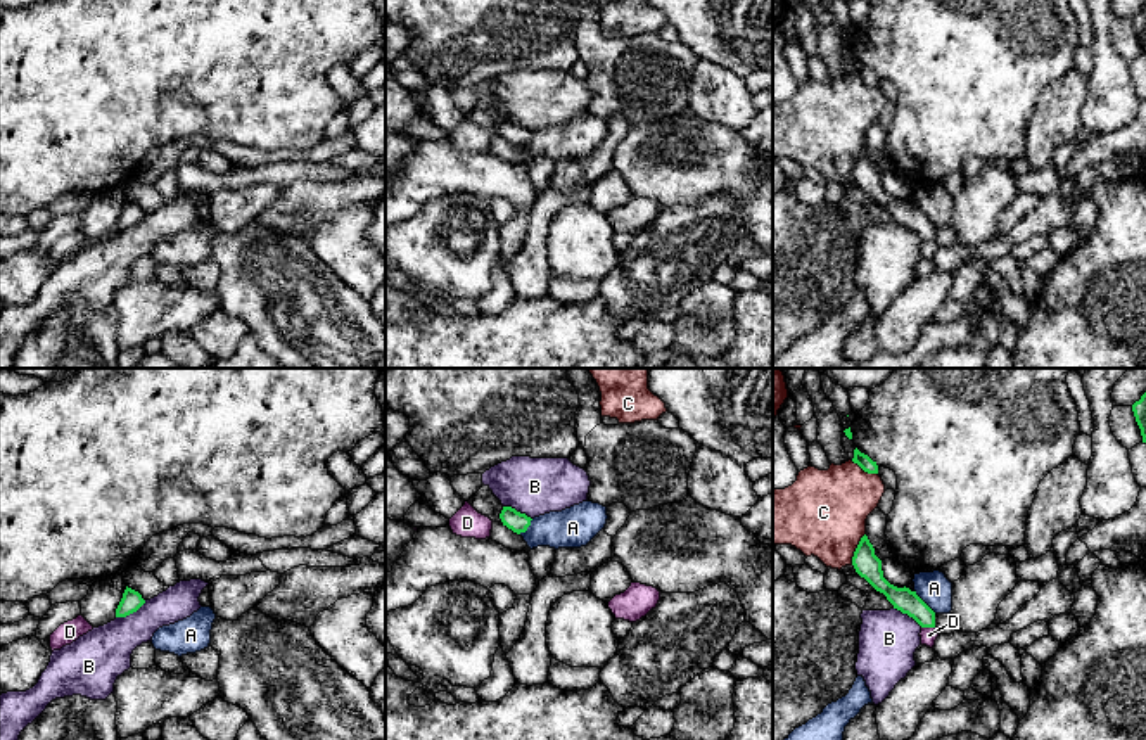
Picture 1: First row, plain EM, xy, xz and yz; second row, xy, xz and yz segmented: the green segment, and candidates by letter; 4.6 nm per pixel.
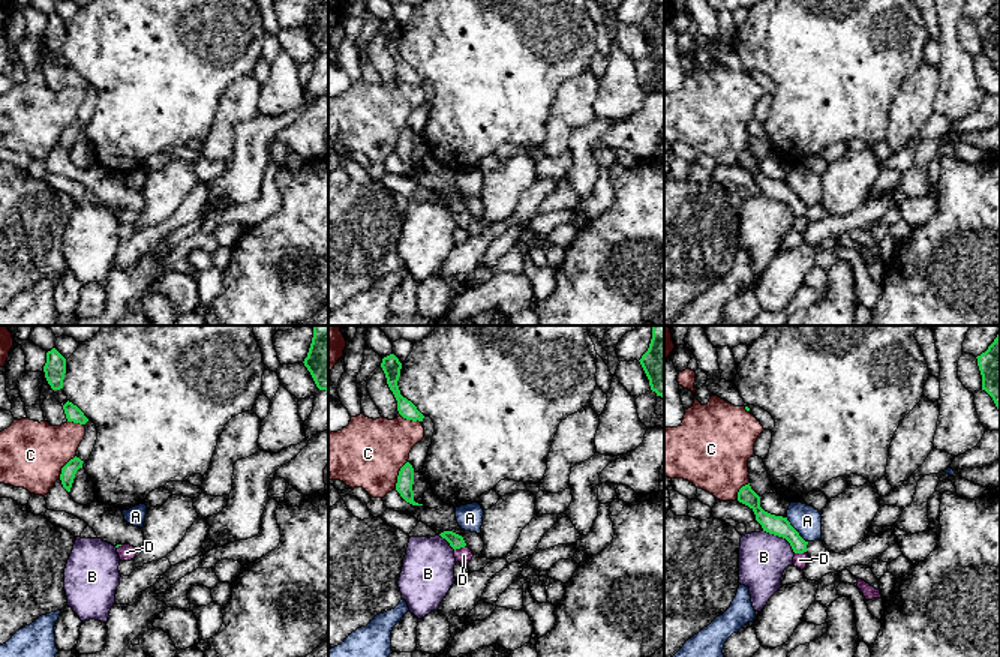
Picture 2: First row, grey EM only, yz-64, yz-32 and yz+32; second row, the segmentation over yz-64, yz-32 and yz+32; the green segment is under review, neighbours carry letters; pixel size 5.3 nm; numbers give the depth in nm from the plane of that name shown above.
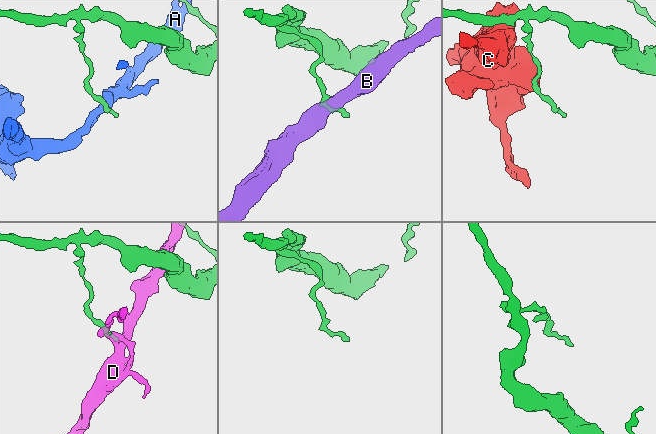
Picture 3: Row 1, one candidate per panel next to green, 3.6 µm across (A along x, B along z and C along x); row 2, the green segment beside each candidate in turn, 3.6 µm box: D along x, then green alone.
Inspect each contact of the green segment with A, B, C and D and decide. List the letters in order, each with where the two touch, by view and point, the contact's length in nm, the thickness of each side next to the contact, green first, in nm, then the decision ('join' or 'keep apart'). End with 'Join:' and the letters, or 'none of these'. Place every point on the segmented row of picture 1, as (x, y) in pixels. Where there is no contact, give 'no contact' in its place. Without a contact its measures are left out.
A: yz (923, 602) | 150 nm | 110/160 nm | keep apart
B: xy (130, 612) | 170 nm | 100/240 nm | keep apart
C: yz (856, 548) | 170 nm | 120/400 nm | keep apart
D: yz (929, 626) | 60 nm | 110/80 nm | keep apart
Join: none of these

